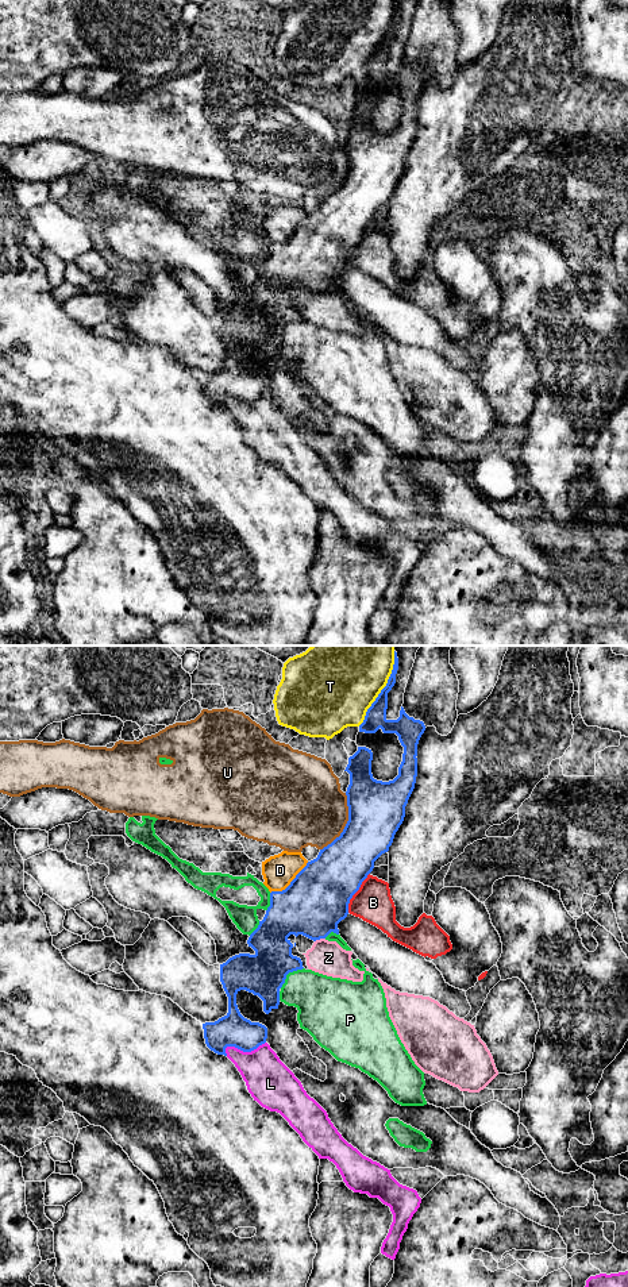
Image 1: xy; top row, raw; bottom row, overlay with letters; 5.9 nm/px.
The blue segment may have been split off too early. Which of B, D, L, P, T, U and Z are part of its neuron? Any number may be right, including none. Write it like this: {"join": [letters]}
{"join": []}

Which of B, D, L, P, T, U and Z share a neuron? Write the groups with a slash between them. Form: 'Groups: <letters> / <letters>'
Groups: B / D / L / P / T / U / Z

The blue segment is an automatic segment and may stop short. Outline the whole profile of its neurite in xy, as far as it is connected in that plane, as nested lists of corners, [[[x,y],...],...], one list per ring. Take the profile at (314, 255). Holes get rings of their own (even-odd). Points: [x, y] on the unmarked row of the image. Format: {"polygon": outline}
{"polygon": [[[394,3],[394,16],[386,38],[367,61],[359,84],[375,85],[380,80],[384,85],[396,85],[404,99],[402,113],[398,127],[389,134],[377,132],[371,126],[373,104],[366,99],[348,109],[344,123],[350,126],[347,139],[348,173],[331,196],[320,201],[316,211],[296,227],[290,236],[282,243],[270,244],[270,258],[258,280],[250,286],[247,296],[255,305],[239,305],[220,316],[220,334],[228,348],[228,365],[215,374],[203,375],[207,398],[217,406],[224,406],[227,398],[235,398],[243,404],[251,404],[266,394],[267,379],[259,374],[244,370],[236,357],[236,346],[246,342],[263,352],[263,363],[269,366],[280,357],[280,340],[289,324],[303,321],[300,309],[292,307],[293,296],[288,290],[303,286],[313,293],[325,290],[331,284],[339,286],[338,275],[348,266],[348,255],[359,242],[362,234],[374,220],[374,213],[393,194],[394,186],[405,169],[405,158],[415,140],[417,128],[417,96],[425,82],[420,72],[409,69],[401,58],[397,72],[386,70],[388,45],[396,35],[398,9]]]}

